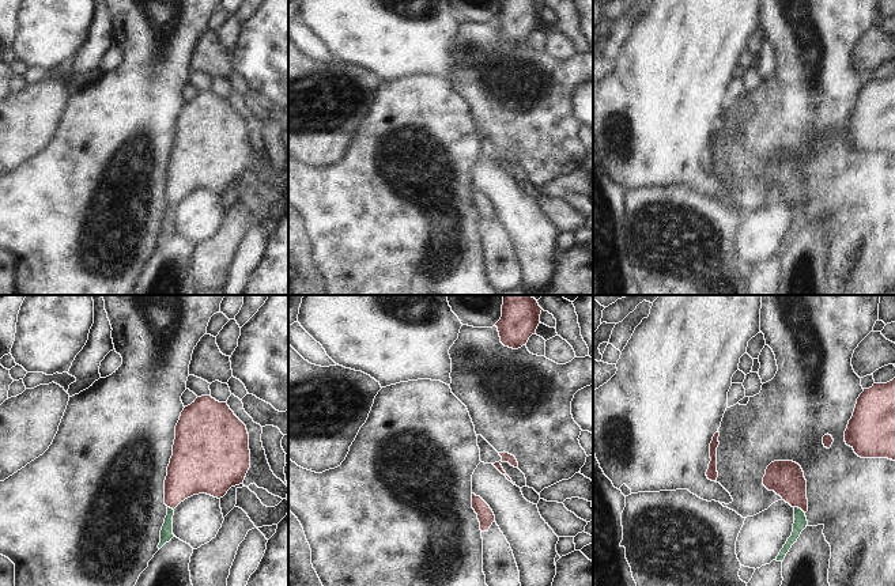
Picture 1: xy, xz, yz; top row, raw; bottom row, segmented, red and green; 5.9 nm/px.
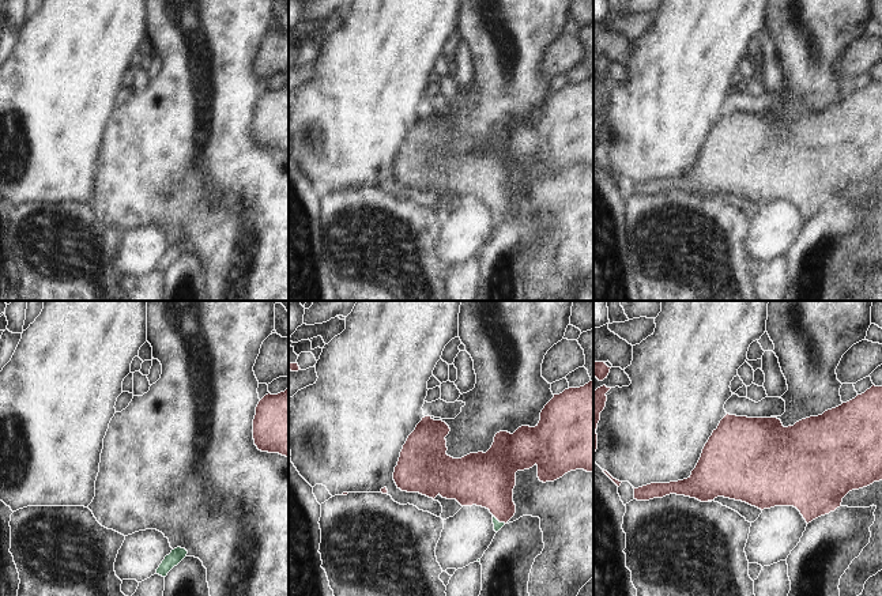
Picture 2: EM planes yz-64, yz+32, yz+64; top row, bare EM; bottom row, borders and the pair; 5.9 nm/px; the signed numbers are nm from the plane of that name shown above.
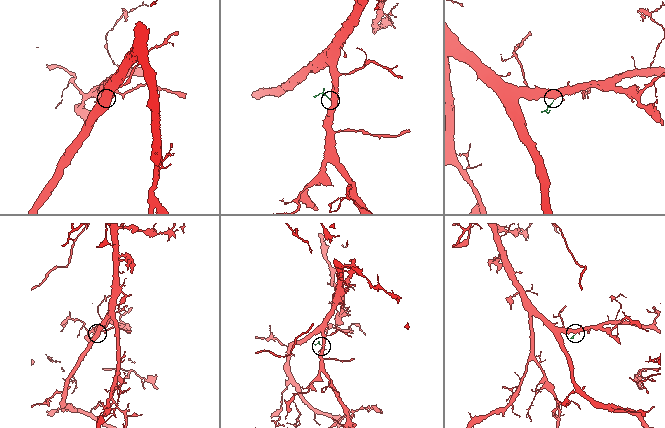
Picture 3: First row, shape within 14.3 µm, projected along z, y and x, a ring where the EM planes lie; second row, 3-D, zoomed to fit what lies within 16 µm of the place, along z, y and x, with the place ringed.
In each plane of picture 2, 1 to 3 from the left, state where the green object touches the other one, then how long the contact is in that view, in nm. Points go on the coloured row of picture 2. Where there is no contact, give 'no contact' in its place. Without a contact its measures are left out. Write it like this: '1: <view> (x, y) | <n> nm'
1: no contact
2: yz+32 (500, 521) | 90 nm
3: no contact

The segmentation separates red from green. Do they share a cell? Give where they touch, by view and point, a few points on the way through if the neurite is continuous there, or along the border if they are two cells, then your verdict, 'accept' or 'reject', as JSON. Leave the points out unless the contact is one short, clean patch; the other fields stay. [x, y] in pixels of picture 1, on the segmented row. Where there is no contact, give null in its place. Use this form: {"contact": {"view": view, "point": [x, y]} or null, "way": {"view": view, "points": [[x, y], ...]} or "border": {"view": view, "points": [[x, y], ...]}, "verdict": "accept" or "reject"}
{"contact": {"view": "yz", "point": [800, 507]}, "way": {"view": "yz", "points": [[786, 479], [800, 507], [800, 520]]}, "verdict": "accept"}

